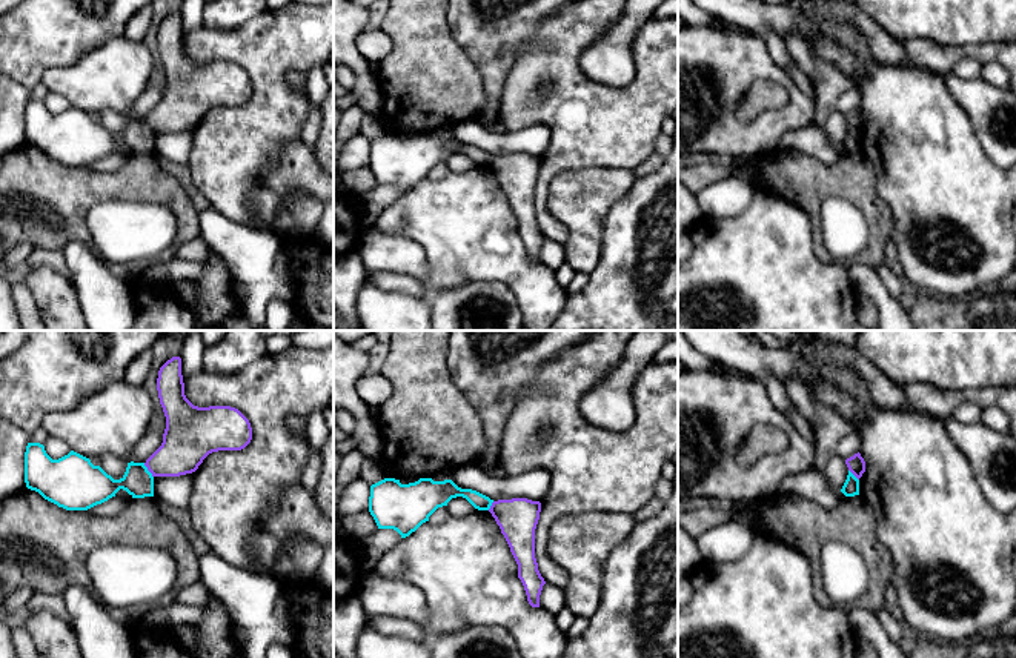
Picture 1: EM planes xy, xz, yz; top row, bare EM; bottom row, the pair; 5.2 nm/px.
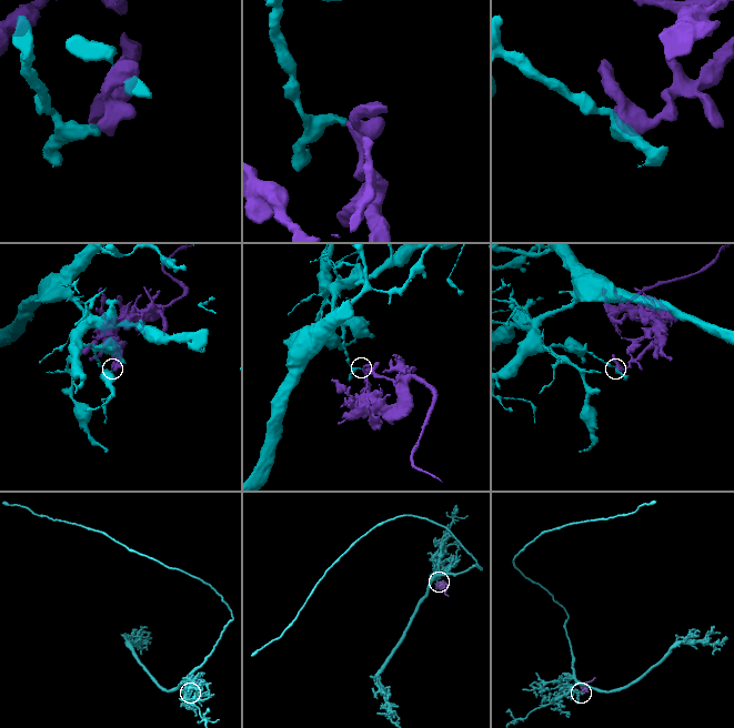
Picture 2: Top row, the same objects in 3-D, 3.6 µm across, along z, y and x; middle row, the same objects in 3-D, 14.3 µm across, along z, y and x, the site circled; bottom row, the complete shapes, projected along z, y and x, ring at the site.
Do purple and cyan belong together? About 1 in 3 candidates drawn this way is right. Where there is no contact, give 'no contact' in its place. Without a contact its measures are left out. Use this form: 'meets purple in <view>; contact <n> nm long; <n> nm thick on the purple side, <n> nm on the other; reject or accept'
meets purple in xy; contact 90 nm long; 260 nm thick on the purple side, 160 nm on the other; reject

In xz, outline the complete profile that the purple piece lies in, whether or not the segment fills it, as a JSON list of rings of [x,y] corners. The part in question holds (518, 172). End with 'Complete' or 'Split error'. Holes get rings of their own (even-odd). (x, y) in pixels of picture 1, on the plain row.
[[[527,154],[498,155],[492,158],[489,168],[518,220],[518,234],[524,241],[529,260],[540,263],[540,251],[546,240],[535,214],[535,184],[541,158]]]. Complete

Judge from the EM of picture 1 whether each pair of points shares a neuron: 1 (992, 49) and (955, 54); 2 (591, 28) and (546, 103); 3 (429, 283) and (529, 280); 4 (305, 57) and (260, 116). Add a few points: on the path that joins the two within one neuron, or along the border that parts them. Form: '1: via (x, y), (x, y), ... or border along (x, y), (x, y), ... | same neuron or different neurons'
1: via (982, 51), (964, 51) | same neuron
2: via (572, 46), (546, 73), (546, 85) | same neuron
3: via (454, 268), (504, 269) | same neuron
4: via (288, 65), (271, 82), (271, 99) | same neuron

